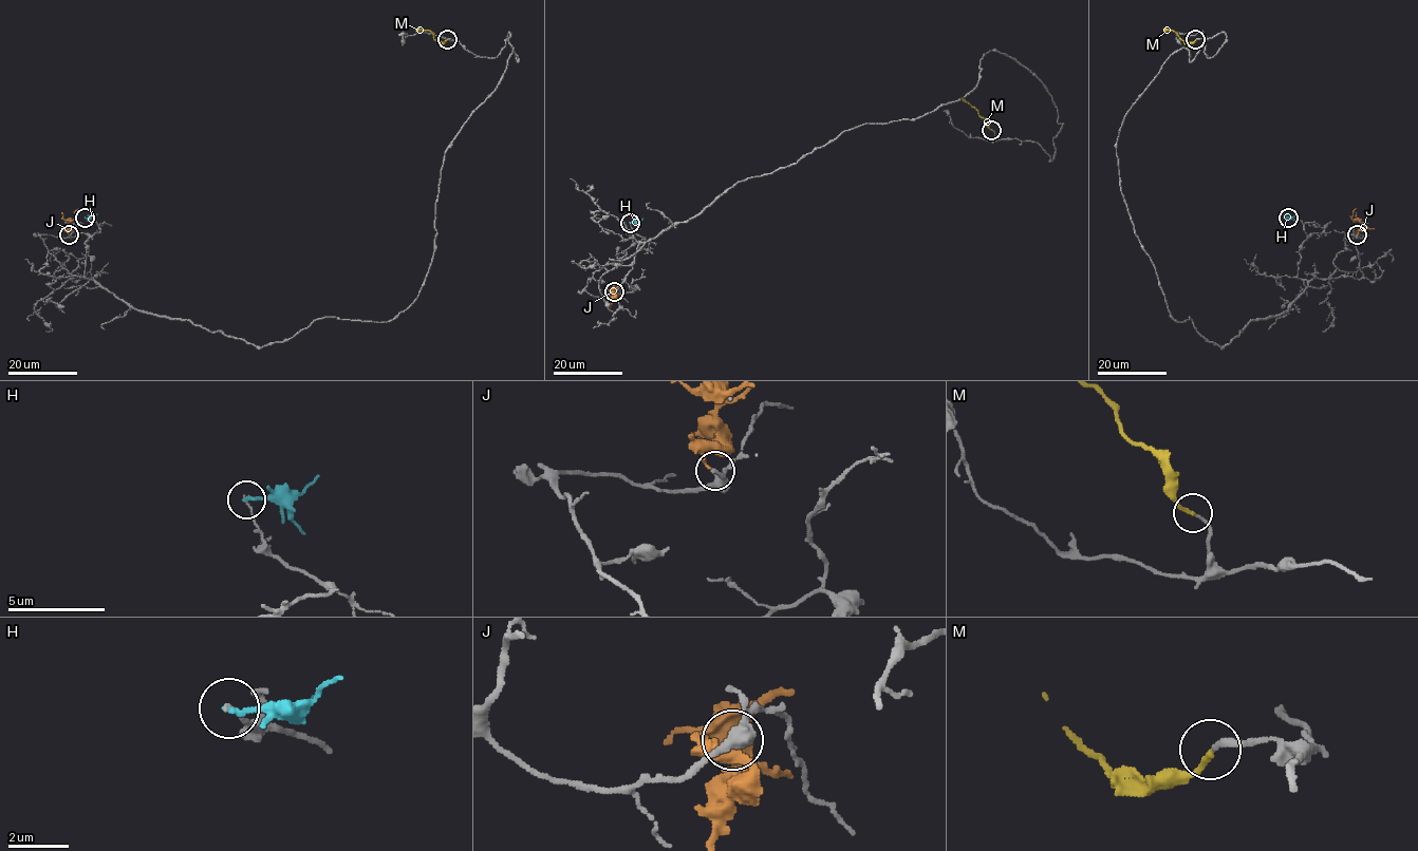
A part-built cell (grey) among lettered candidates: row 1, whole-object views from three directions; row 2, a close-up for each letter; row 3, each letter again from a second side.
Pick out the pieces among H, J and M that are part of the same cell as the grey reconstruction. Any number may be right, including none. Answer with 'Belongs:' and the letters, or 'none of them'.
Belongs: M

